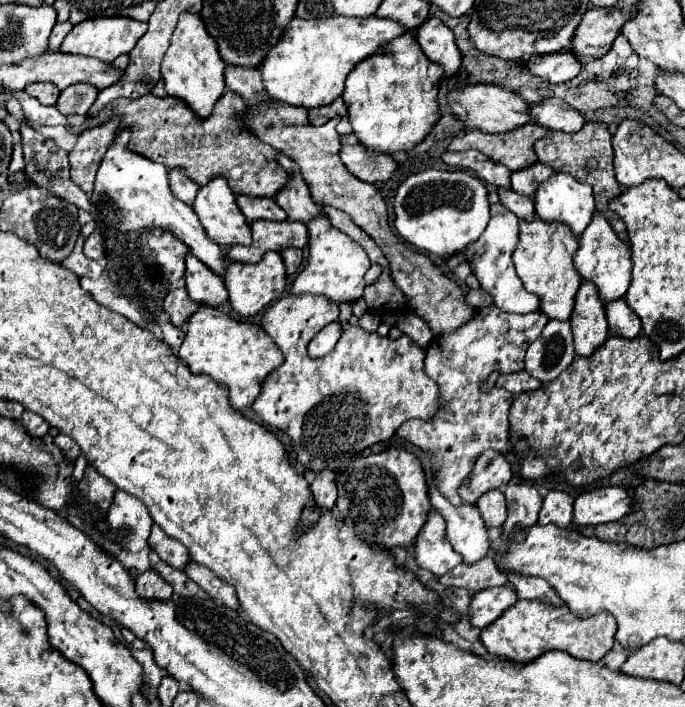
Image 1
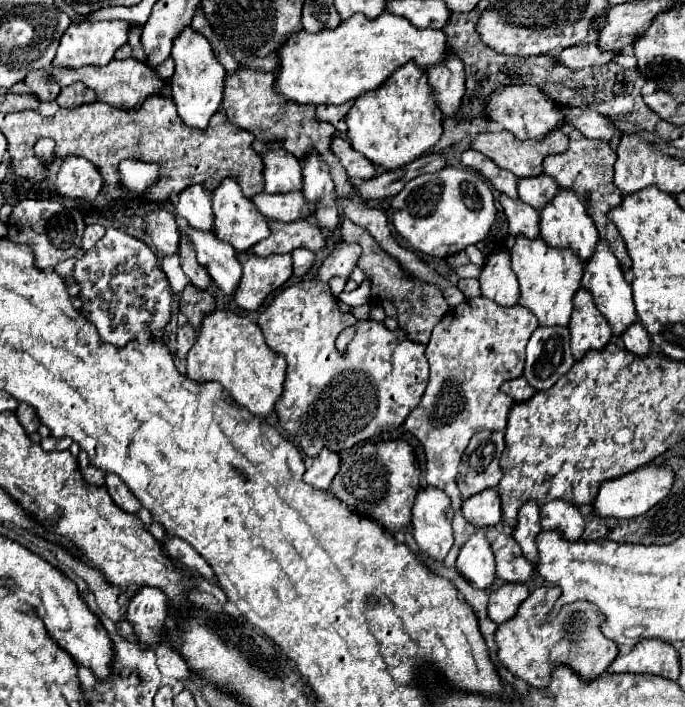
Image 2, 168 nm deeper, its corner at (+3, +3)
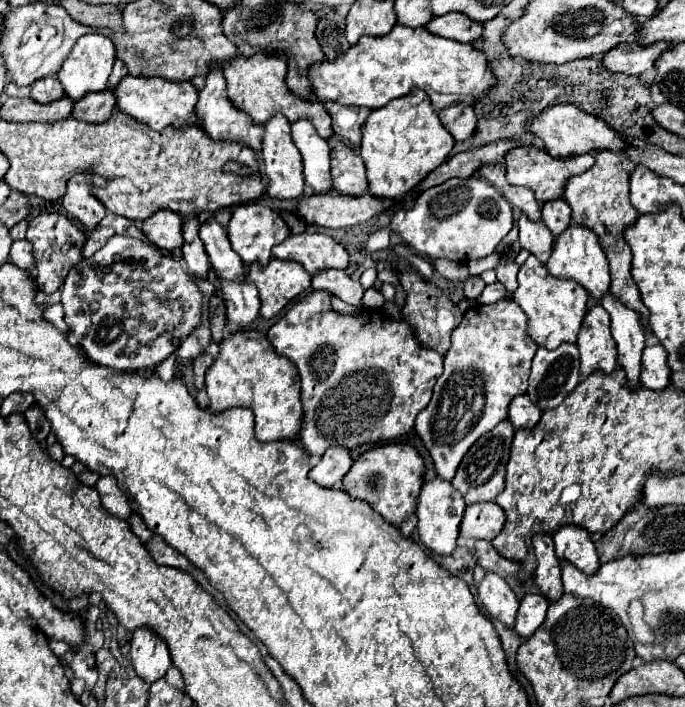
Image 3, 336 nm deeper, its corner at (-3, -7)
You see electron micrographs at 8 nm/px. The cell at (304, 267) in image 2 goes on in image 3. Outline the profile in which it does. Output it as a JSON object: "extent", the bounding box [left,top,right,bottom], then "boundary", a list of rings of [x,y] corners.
{"extent":[312,268,364,306],"boundary":[[[334,268],[312,274],[312,290],[322,290],[322,288],[352,306],[360,306],[364,294],[360,282],[352,282],[344,270],[334,270]]]}

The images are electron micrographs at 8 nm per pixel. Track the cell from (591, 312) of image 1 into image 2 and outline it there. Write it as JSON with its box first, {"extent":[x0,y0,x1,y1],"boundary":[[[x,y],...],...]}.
{"extent":[568,288,612,360],"boundary":[[[584,288],[574,296],[574,310],[568,328],[572,334],[574,360],[580,360],[590,350],[602,350],[612,338],[606,318],[598,312],[590,292]]]}

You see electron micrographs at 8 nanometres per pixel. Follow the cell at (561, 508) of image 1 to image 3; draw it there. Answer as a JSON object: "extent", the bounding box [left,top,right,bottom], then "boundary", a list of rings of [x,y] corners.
{"extent":[554,526,600,574],"boundary":[[[562,526],[554,534],[556,544],[556,556],[562,560],[572,562],[576,568],[580,568],[586,574],[594,574],[600,566],[600,560],[596,556],[596,548],[592,542],[592,536],[586,534],[580,526]]]}

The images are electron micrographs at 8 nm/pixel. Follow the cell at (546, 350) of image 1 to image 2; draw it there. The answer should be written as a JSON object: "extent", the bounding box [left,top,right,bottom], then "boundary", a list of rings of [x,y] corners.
{"extent":[524,326,574,390],"boundary":[[[548,326],[548,328],[536,328],[526,344],[526,368],[524,378],[534,390],[548,390],[556,384],[556,380],[570,372],[574,364],[572,352],[570,352],[570,332],[564,326]]]}

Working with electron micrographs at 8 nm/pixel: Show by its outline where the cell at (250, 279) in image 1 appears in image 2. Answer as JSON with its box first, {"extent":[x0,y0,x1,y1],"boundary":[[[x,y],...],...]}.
{"extent":[234,254,292,310],"boundary":[[[248,254],[242,260],[244,276],[234,300],[244,310],[258,310],[262,302],[284,286],[284,282],[292,276],[292,256],[290,254],[274,254],[274,256],[256,256]]]}

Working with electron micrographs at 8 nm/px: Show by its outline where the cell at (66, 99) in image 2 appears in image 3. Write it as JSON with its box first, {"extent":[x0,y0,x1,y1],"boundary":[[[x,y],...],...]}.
{"extent":[72,90,116,122],"boundary":[[[112,90],[86,94],[84,98],[74,102],[72,118],[84,120],[84,122],[106,122],[112,114],[114,104],[116,104],[116,100],[112,96]]]}

